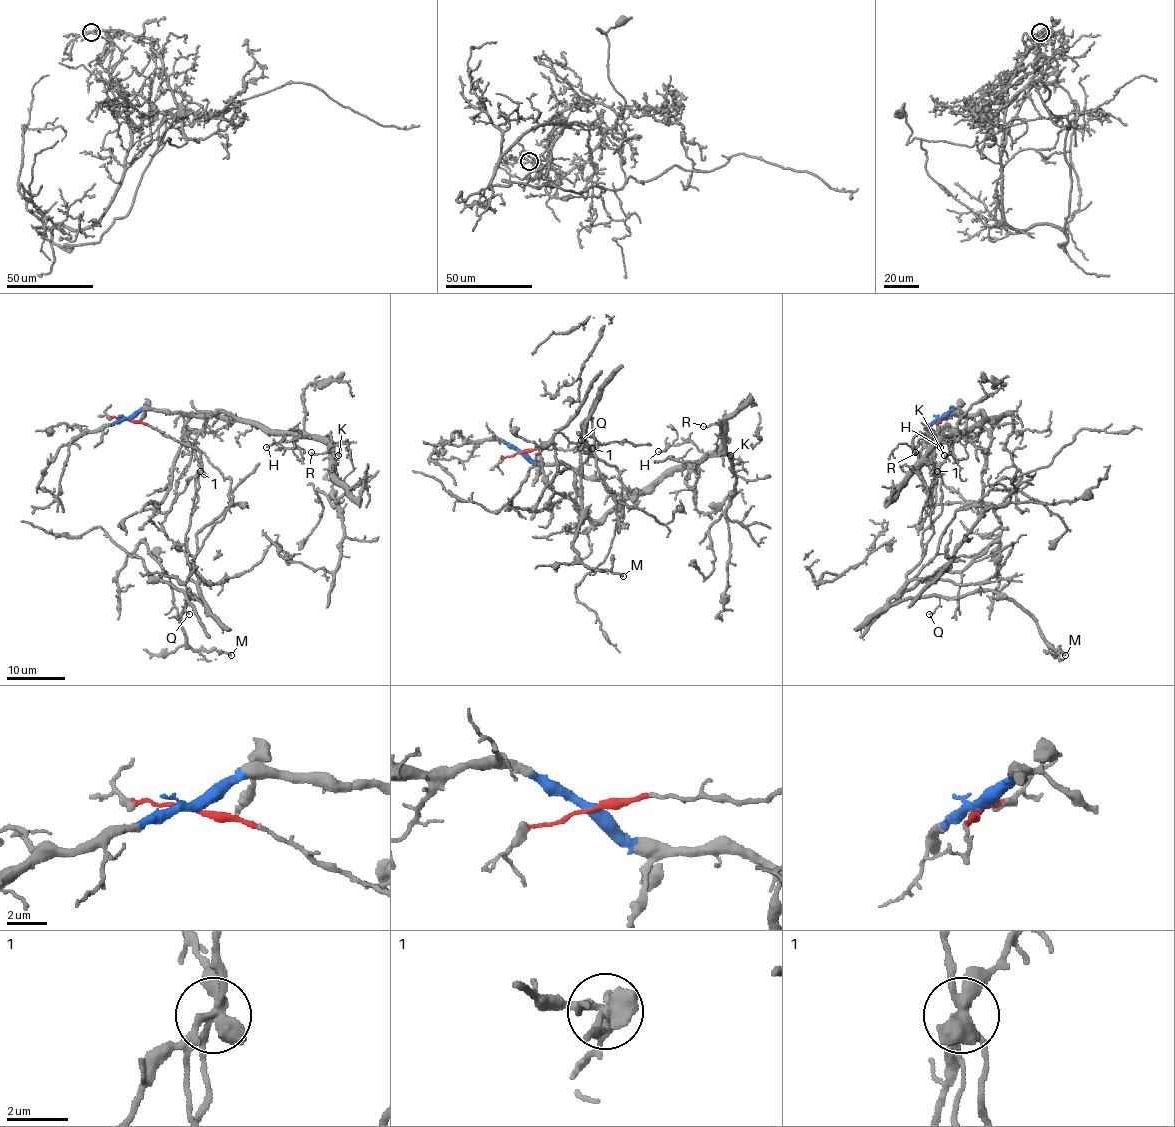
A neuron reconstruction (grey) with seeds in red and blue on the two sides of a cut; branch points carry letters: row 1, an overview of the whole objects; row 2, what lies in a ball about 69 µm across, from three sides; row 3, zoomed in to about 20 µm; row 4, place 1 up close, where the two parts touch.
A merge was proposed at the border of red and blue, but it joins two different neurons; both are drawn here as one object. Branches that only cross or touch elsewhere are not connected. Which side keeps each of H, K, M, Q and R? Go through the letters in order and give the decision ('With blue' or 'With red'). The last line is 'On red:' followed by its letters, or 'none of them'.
H: With blue
K: With blue
M: With red
Q: With red
R: With blue
On red: M, Q

